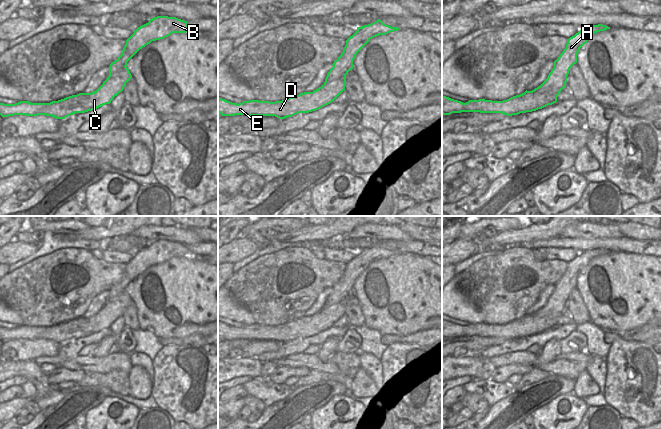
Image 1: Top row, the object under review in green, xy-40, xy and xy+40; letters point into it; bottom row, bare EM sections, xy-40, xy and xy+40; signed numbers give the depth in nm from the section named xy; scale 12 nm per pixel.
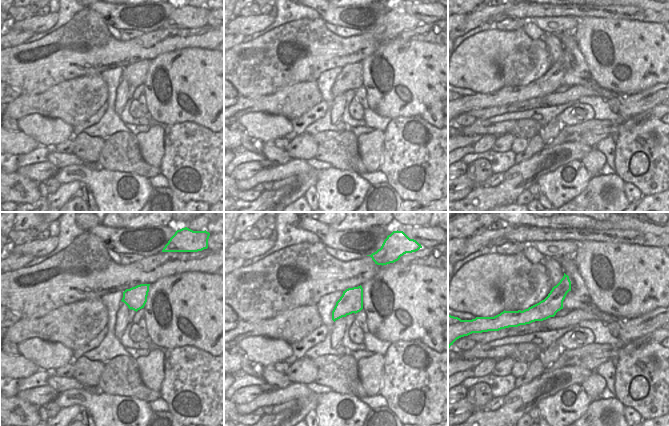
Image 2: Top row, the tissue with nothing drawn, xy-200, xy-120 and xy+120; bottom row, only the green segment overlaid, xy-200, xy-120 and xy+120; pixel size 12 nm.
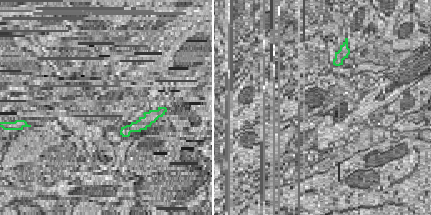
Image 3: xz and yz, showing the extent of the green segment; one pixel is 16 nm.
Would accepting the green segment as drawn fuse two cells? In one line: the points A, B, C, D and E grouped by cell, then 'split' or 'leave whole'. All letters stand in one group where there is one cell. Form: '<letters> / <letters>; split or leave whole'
A B / C D E; split

